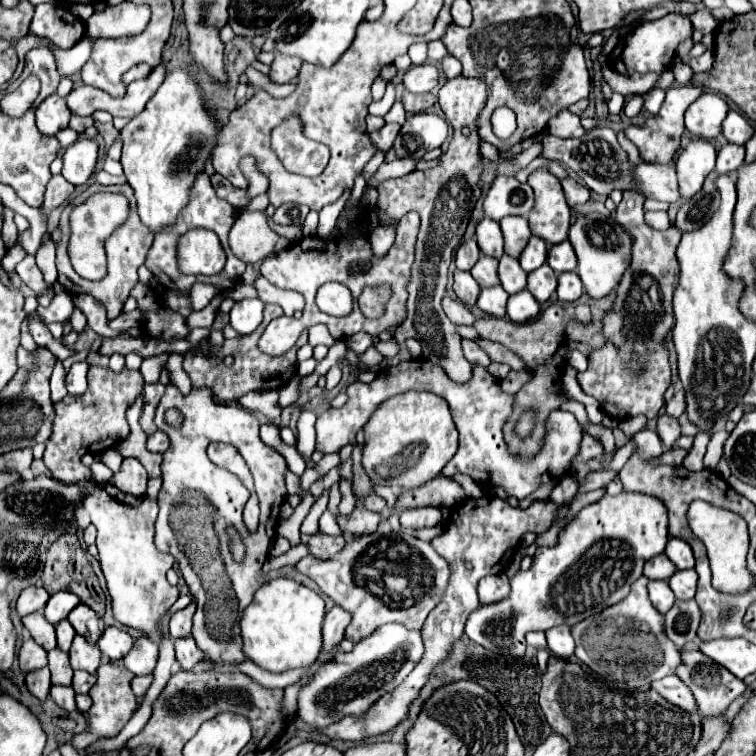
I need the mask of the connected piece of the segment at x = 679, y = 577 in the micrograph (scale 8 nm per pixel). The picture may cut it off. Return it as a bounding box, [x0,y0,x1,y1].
[668,569,698,601]

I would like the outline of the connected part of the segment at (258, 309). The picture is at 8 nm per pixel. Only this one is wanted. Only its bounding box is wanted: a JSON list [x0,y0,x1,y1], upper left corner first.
[230,299,264,335]

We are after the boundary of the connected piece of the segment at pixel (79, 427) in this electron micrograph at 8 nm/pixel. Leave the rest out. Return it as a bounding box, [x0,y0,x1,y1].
[44,365,142,485]

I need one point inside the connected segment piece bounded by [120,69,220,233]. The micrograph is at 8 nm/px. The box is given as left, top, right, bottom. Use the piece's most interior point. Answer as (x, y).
(165, 146)

